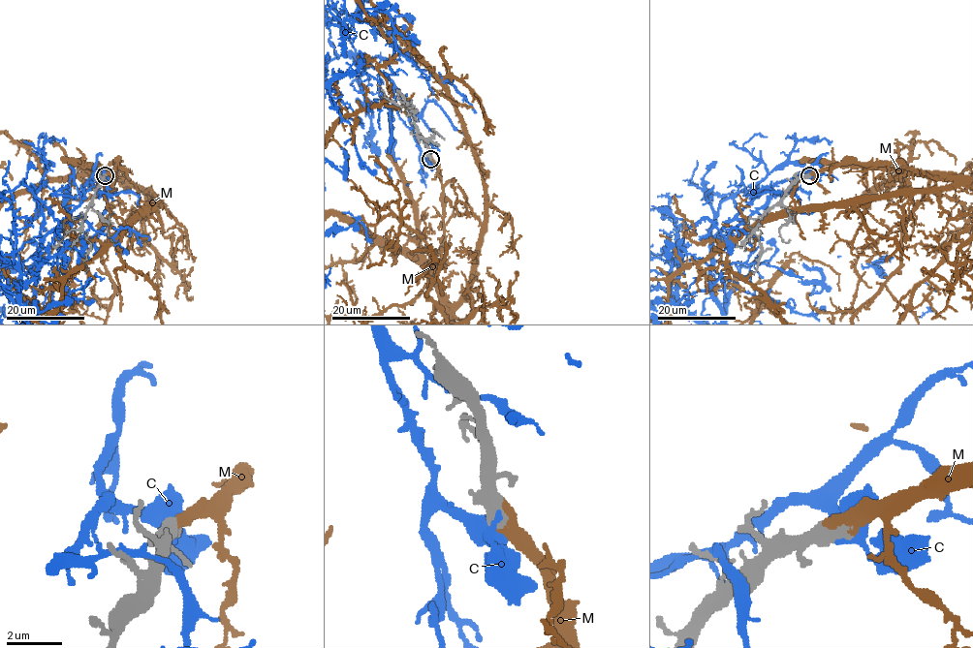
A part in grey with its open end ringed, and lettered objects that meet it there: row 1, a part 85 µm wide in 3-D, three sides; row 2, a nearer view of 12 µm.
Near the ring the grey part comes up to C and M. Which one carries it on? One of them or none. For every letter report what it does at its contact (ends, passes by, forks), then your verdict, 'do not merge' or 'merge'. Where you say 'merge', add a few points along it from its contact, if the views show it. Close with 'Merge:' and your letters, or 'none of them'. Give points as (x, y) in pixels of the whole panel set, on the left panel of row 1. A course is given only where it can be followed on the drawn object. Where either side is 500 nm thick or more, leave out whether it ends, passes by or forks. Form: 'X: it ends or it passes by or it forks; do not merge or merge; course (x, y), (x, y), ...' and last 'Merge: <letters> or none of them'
C: do not merge
M: merge
Merge: M

